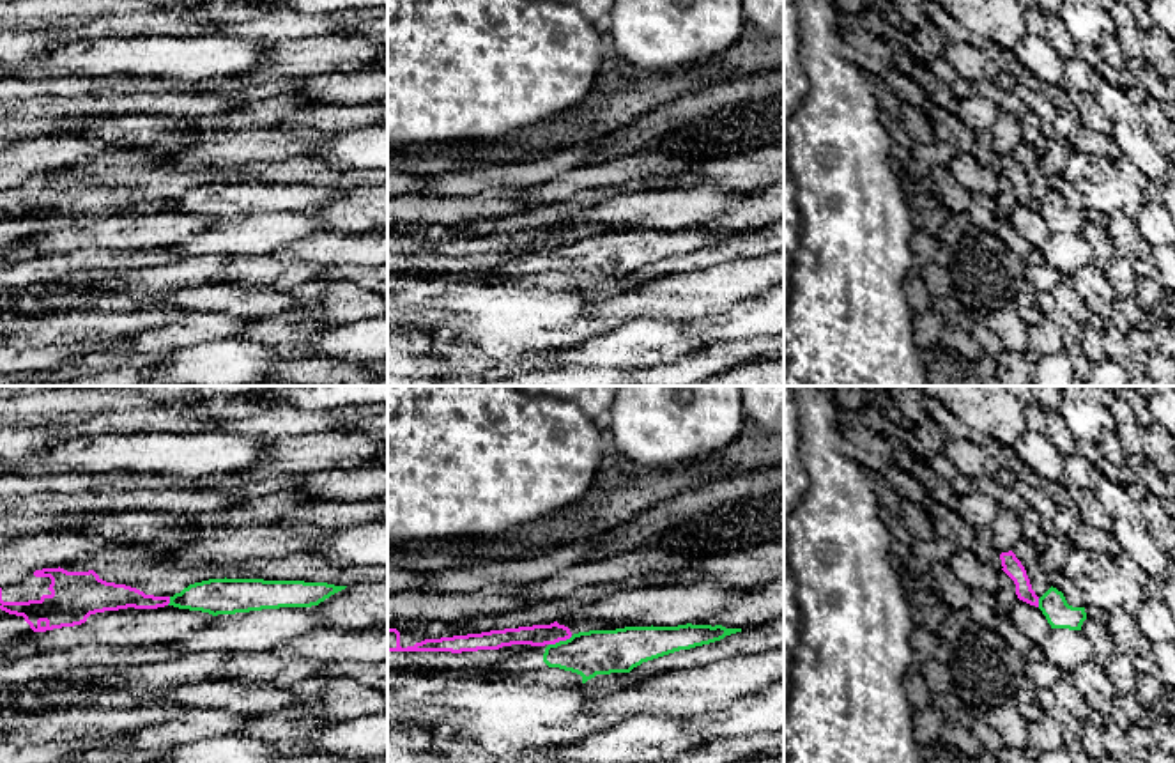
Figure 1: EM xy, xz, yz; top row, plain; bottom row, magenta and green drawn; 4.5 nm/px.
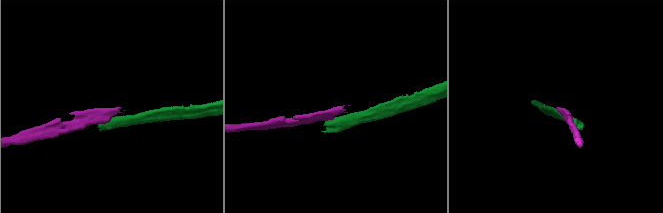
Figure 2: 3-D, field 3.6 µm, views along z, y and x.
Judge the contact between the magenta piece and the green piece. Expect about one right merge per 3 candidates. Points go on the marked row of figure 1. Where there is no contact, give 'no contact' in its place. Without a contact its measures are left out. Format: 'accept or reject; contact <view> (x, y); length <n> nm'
reject; contact xz (560, 639); length 120 nm

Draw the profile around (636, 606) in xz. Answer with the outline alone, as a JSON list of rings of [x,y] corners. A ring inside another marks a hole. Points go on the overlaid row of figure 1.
[[[711,581],[674,588],[632,586],[582,605],[557,620],[572,636],[582,628],[616,630],[625,627],[678,627],[750,600],[756,588],[733,588]]]

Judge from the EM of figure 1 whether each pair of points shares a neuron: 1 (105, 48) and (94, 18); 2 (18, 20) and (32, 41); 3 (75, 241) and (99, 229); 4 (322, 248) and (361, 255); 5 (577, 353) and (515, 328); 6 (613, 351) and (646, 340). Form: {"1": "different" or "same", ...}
{"1": "different", "2": "different", "3": "same", "4": "same", "5": "different", "6": "same"}

